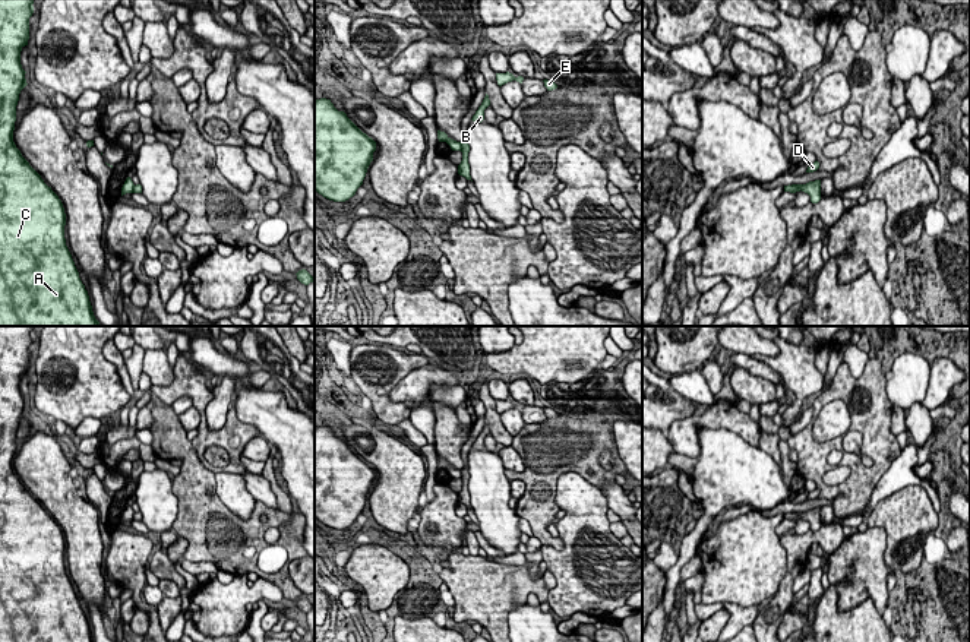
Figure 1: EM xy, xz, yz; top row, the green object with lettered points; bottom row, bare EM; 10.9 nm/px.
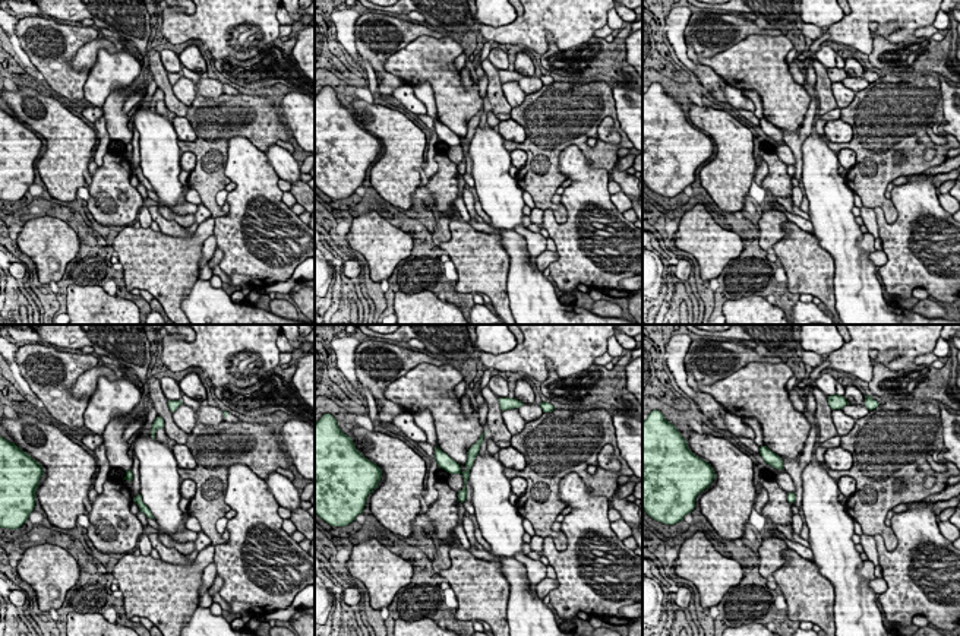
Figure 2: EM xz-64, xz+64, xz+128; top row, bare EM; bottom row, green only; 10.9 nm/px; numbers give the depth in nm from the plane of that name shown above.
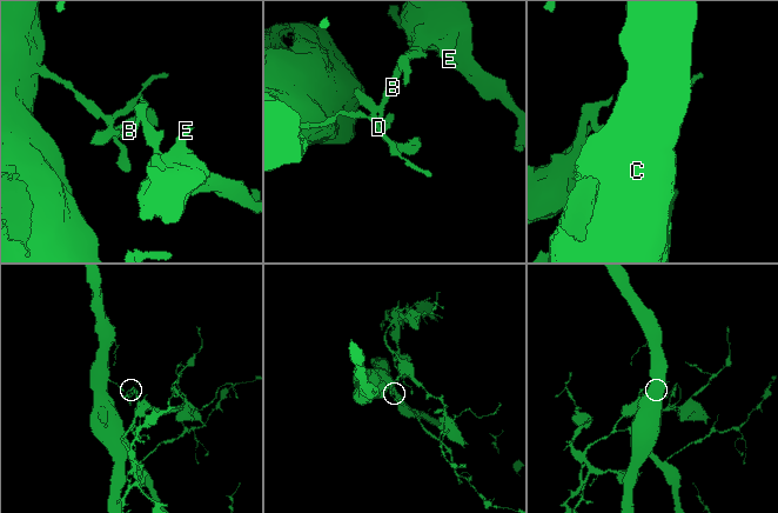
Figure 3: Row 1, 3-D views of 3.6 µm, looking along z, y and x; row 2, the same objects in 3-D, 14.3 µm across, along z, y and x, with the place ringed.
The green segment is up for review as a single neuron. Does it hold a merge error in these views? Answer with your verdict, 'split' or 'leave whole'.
split

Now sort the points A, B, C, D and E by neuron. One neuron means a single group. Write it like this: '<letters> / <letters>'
A C D / B E

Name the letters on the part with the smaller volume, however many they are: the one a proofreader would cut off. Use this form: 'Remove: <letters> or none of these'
Remove: B, E

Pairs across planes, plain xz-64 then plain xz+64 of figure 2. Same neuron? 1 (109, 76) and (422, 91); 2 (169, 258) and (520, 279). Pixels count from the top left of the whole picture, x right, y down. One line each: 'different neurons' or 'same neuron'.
1: same neuron
2: different neurons

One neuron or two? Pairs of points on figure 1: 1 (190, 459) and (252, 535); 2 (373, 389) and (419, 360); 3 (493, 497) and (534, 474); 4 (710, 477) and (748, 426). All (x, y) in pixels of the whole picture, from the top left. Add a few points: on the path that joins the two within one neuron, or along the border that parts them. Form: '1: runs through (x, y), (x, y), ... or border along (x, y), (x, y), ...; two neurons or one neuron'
1: runs through (193, 481), (196, 495), (230, 528); one neuron
2: runs through (385, 383), (385, 379), (405, 363); one neuron
3: border along (505, 470), (505, 477), (509, 481); two neurons
4: border along (705, 427), (727, 429), (758, 448); two neurons

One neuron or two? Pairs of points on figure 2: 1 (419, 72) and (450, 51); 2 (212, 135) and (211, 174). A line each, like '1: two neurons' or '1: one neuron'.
1: one neuron
2: one neuron

